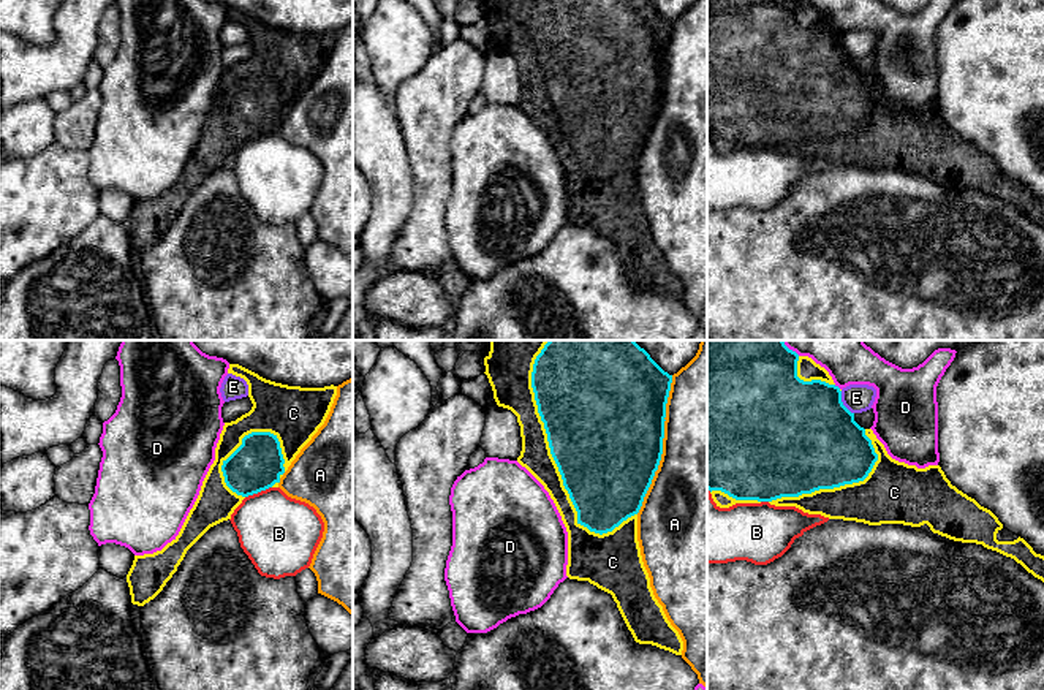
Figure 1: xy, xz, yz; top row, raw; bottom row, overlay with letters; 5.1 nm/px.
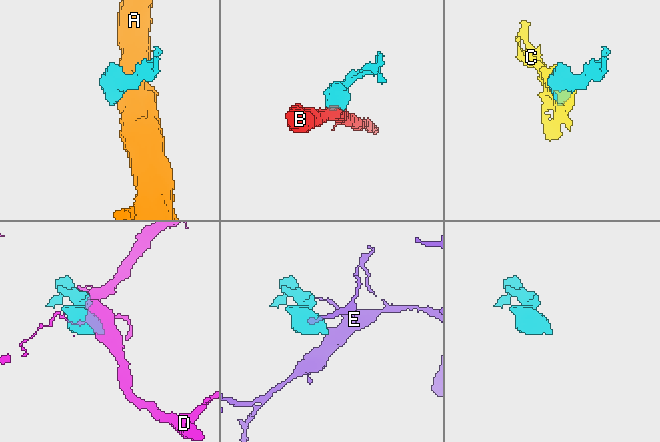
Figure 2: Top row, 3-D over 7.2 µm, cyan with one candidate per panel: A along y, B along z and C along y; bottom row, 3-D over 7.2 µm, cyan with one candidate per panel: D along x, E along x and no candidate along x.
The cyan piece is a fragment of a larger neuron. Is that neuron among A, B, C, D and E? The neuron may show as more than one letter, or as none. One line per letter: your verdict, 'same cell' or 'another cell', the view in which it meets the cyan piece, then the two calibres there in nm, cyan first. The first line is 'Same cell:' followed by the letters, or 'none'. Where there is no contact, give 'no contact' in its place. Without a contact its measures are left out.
Same cell: C
A: another cell | xz | 500/460 nm
B: another cell | xy | 260/380 nm
C: same cell | xz | 500/160 nm
D: another cell | yz | 440/280 nm
E: another cell | yz | 500/140 nm

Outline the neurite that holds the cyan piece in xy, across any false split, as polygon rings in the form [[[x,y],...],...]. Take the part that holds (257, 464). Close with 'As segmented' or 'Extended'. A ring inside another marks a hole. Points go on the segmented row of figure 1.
[[[239,366],[228,373],[248,385],[252,410],[225,423],[199,495],[179,535],[161,551],[134,555],[127,574],[131,603],[153,600],[177,571],[187,551],[214,525],[231,519],[248,495],[278,487],[301,449],[324,424],[337,386],[301,388],[275,383]]]. Extended

